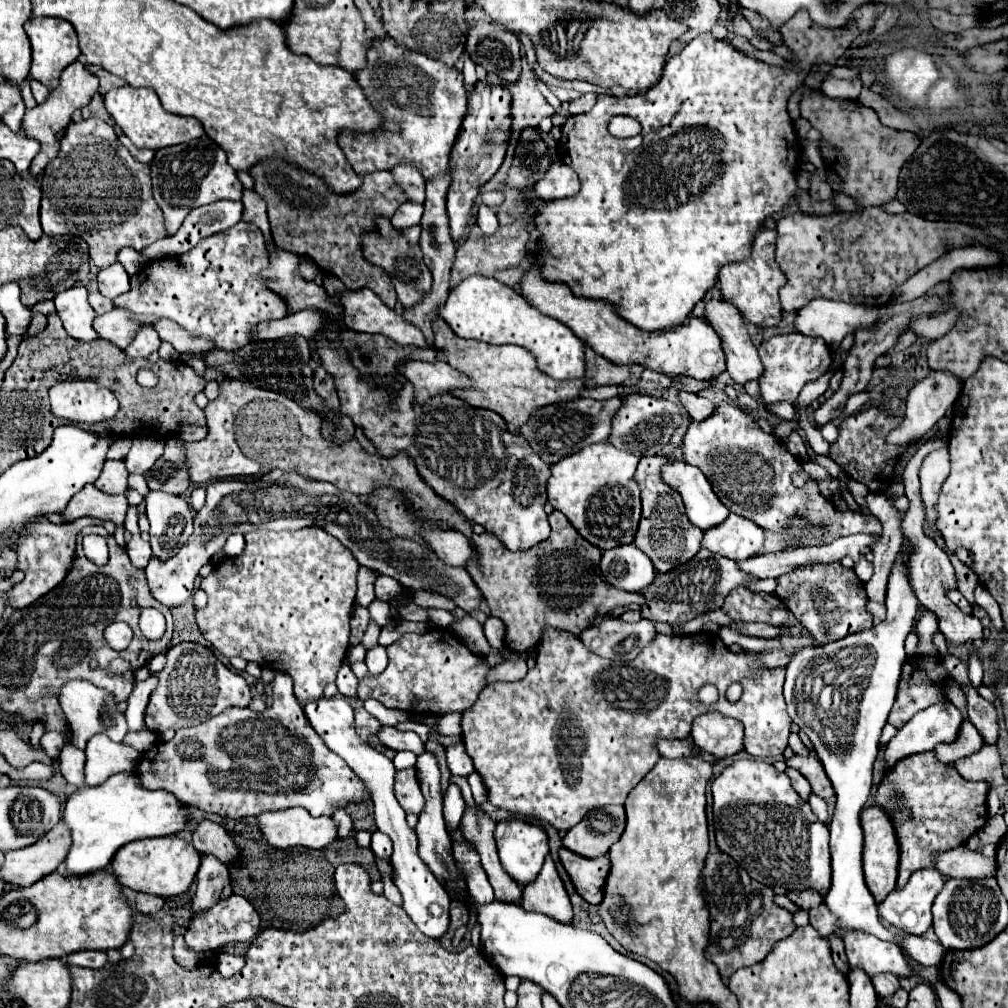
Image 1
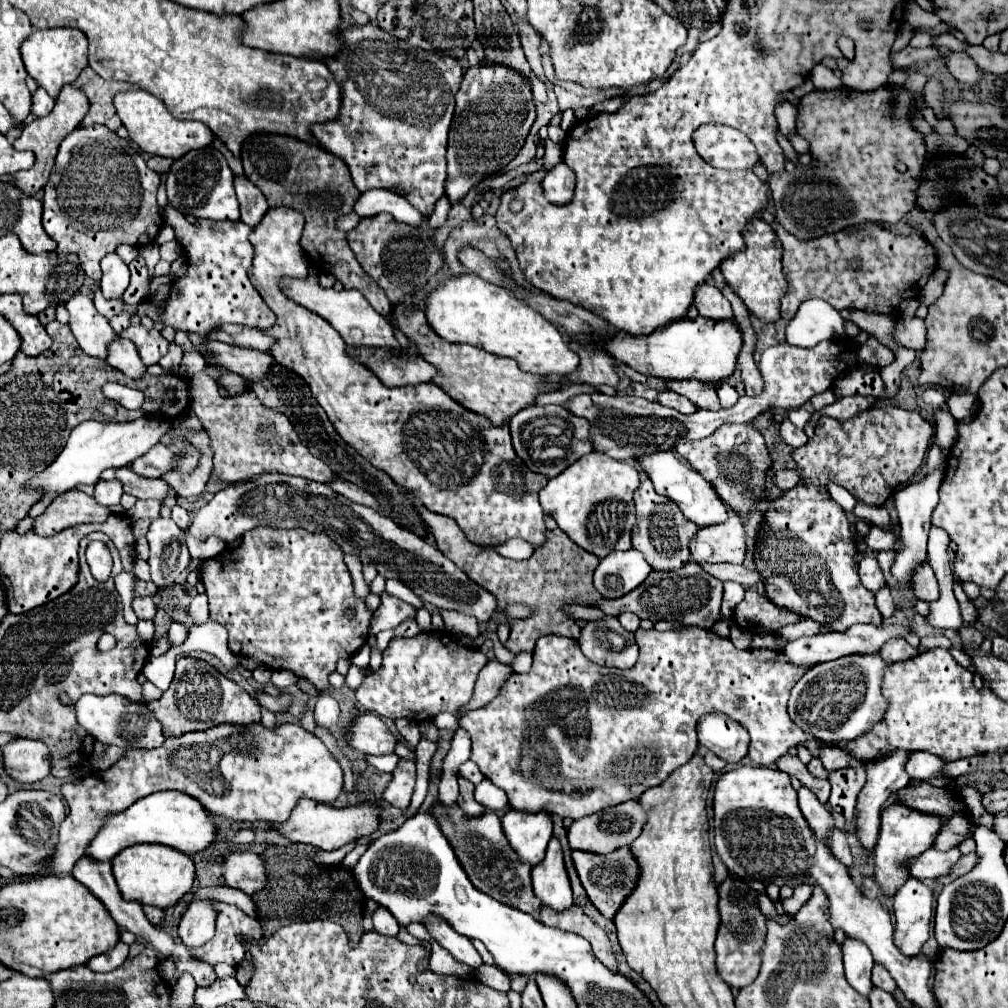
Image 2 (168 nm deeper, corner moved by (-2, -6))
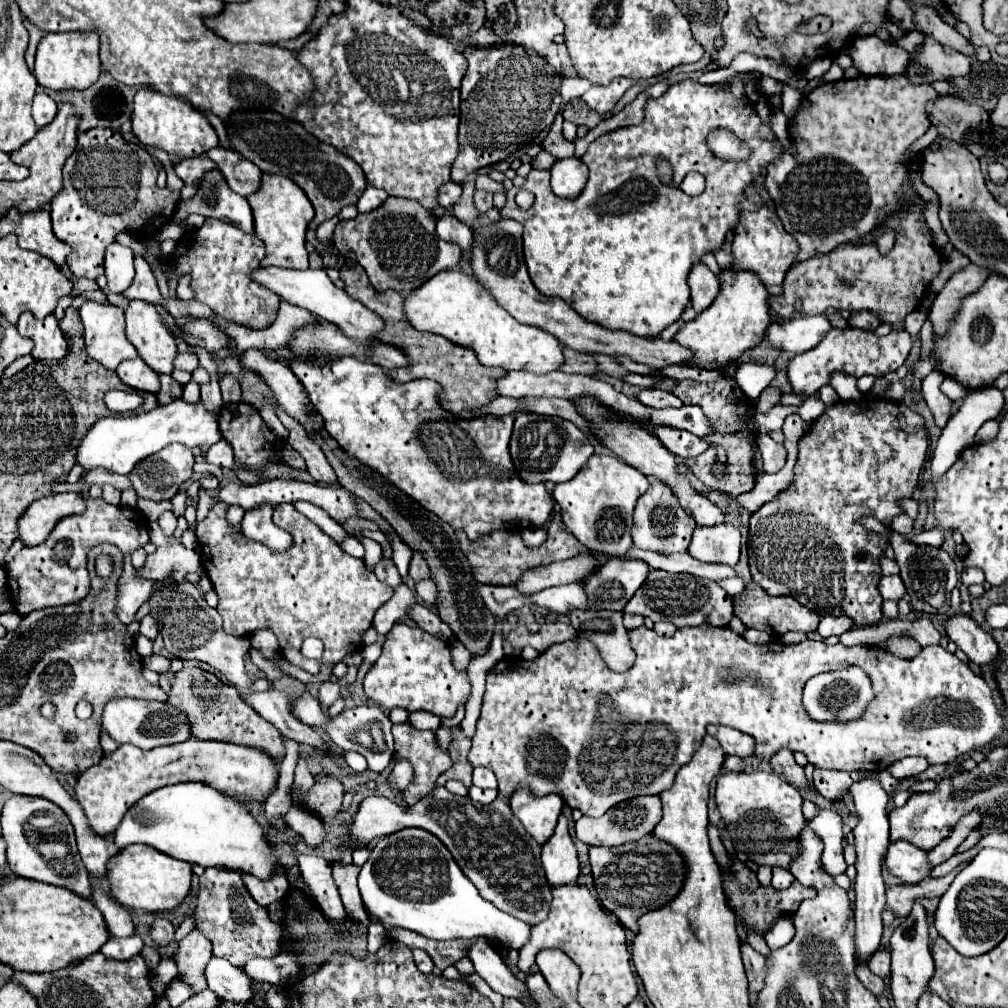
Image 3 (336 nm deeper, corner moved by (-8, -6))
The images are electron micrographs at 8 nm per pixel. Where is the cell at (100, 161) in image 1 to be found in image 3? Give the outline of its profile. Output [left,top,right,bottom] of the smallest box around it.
[51,128,179,278]

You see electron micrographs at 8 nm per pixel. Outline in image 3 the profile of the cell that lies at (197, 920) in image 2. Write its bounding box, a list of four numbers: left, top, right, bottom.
[177,930,211,992]

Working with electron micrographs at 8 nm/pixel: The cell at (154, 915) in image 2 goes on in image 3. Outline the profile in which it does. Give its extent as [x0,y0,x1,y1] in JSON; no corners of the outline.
[151,916,175,946]

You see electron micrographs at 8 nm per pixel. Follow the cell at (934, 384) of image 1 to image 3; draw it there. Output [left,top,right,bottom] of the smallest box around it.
[941,378,967,402]

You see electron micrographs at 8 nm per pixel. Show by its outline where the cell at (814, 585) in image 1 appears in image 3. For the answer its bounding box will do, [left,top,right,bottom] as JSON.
[749,396,929,626]

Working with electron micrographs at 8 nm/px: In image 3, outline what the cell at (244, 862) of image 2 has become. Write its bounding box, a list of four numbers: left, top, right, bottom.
[241,866,289,906]

